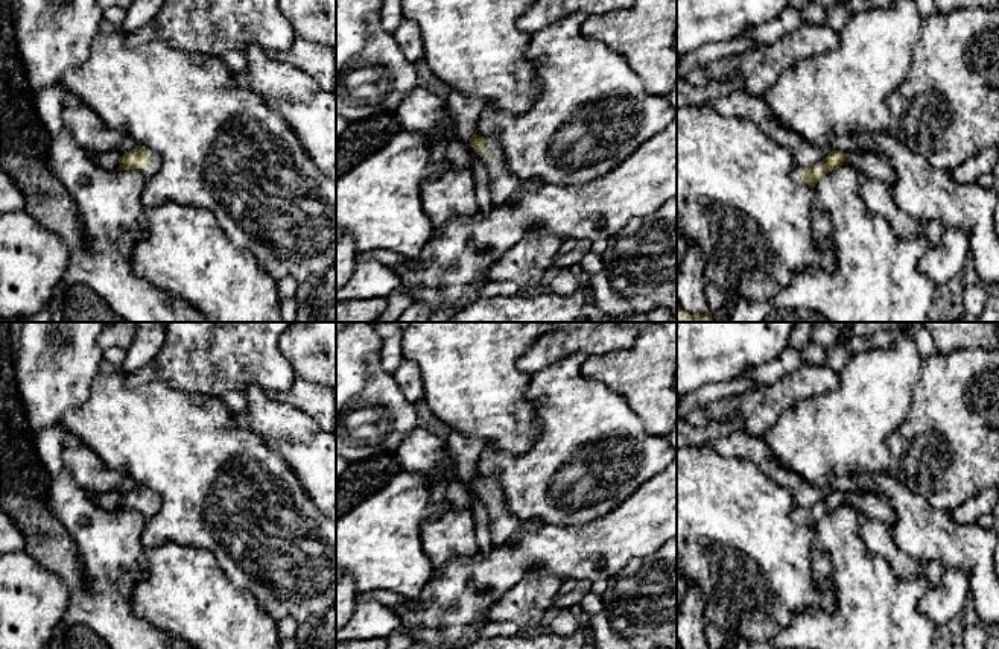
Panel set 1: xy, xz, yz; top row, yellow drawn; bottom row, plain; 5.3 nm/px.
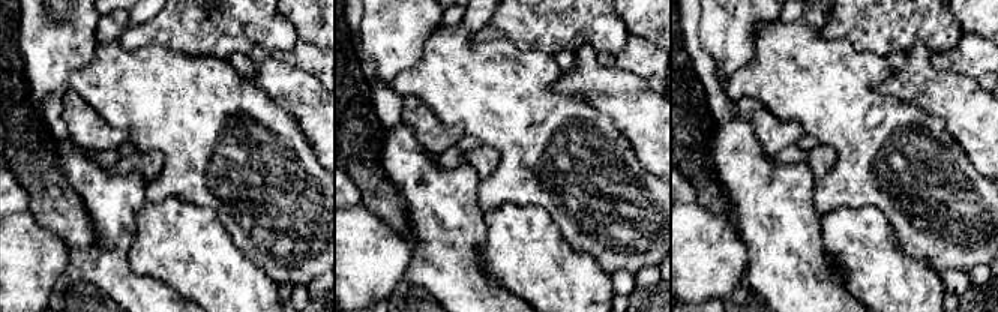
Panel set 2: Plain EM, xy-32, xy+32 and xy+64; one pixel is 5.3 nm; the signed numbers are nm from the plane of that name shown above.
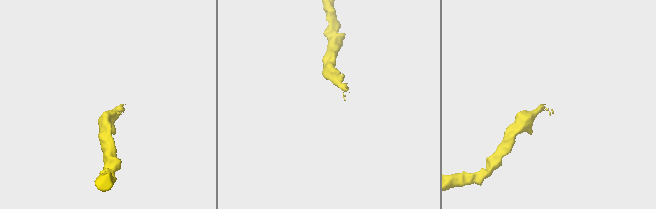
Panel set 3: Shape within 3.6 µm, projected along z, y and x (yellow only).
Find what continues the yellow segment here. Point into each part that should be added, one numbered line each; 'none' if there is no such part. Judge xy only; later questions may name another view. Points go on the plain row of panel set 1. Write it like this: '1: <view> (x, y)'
1: xy (155, 500)

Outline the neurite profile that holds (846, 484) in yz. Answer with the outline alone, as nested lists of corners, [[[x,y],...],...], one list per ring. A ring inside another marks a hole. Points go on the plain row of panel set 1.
[[[841,476],[833,479],[830,482],[830,488],[833,491],[842,491],[842,492],[850,492],[850,491],[861,491],[862,494],[865,492],[850,476]]]

